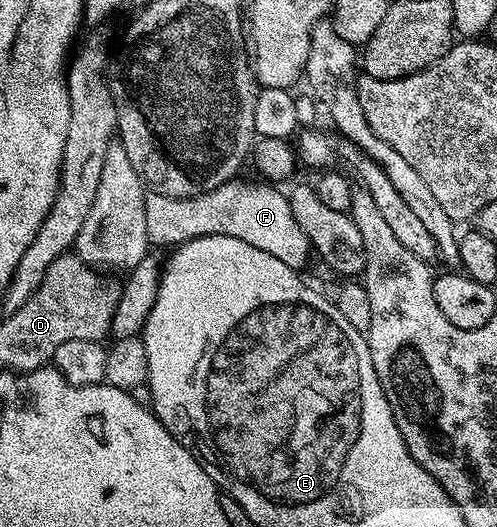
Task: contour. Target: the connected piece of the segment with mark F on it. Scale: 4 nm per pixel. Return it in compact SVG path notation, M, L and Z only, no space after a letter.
M232 179L228 183L217 186L207 193L197 194L191 198L173 198L154 191L145 192L145 218L149 242L152 246L171 245L178 246L189 239L198 239L199 236L231 236L249 245L254 245L263 252L279 258L289 268L299 271L306 263L309 255L311 257L311 246L309 239L304 233L291 211L288 196L273 189L274 186L262 183L263 185L247 185L239 183L239 180Z

